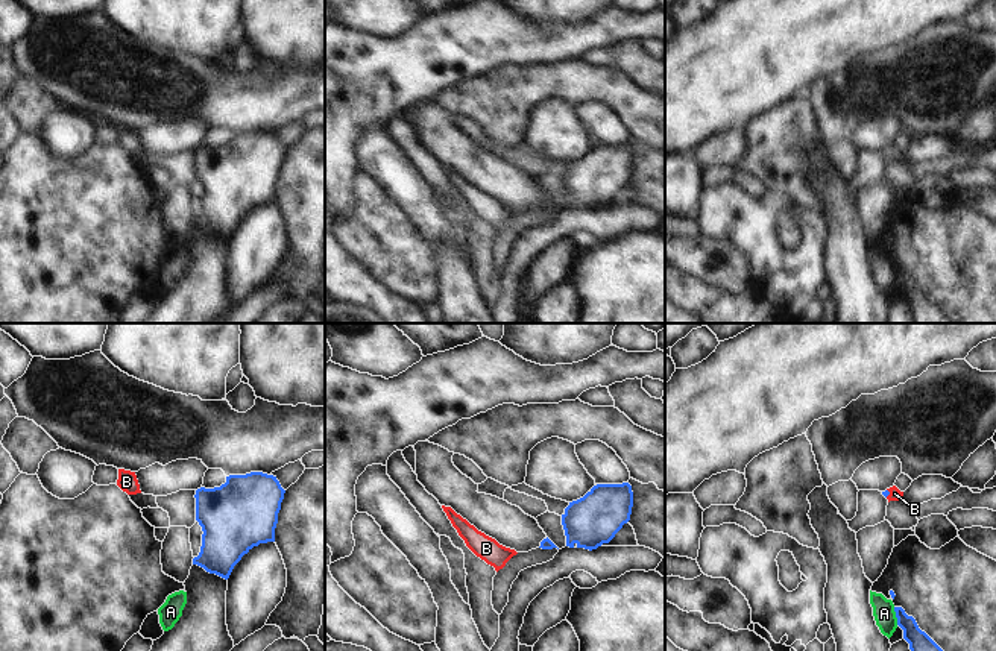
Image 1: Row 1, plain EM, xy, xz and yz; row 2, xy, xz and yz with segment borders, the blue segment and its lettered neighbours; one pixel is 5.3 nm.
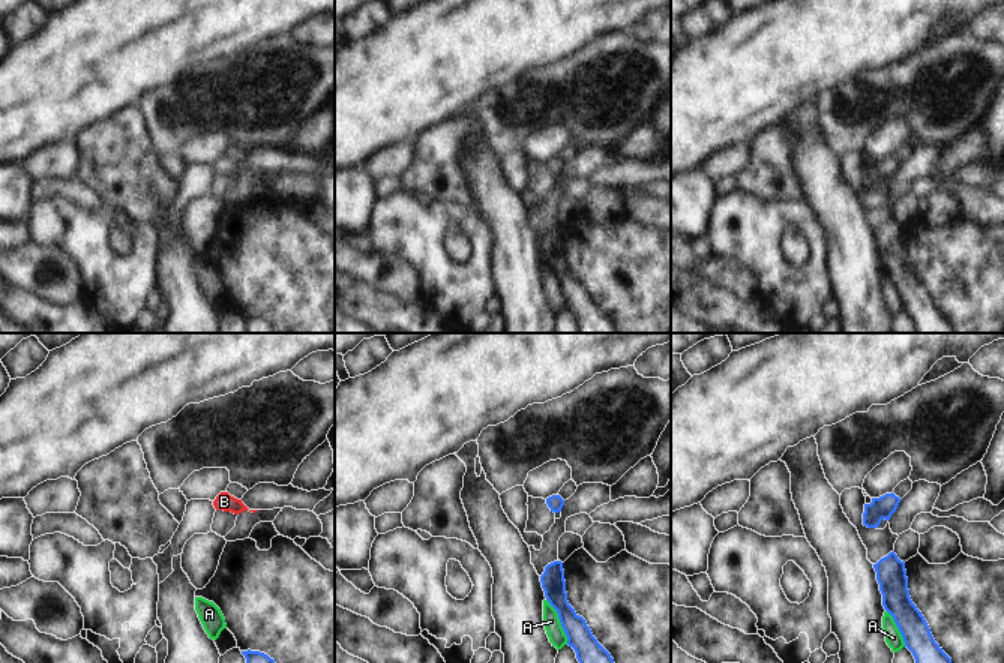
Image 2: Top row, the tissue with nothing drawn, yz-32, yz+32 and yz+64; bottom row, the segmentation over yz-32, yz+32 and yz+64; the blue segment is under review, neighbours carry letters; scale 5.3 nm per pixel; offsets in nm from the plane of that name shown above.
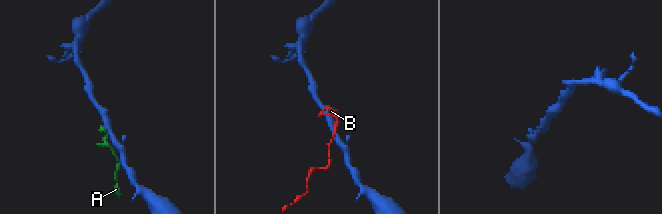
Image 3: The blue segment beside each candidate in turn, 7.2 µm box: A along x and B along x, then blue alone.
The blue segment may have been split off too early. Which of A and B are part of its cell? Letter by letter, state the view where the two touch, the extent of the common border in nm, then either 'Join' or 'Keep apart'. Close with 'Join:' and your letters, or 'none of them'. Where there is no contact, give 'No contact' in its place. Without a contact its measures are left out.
A: Touches blue in yz. Shared border 100 nm. Keep apart
B: Touches blue in yz. Shared border 50 nm. Join
Join: B.

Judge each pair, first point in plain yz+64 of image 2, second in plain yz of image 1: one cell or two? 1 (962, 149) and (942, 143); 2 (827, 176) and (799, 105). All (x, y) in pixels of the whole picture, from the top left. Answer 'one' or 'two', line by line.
1: two
2: two

